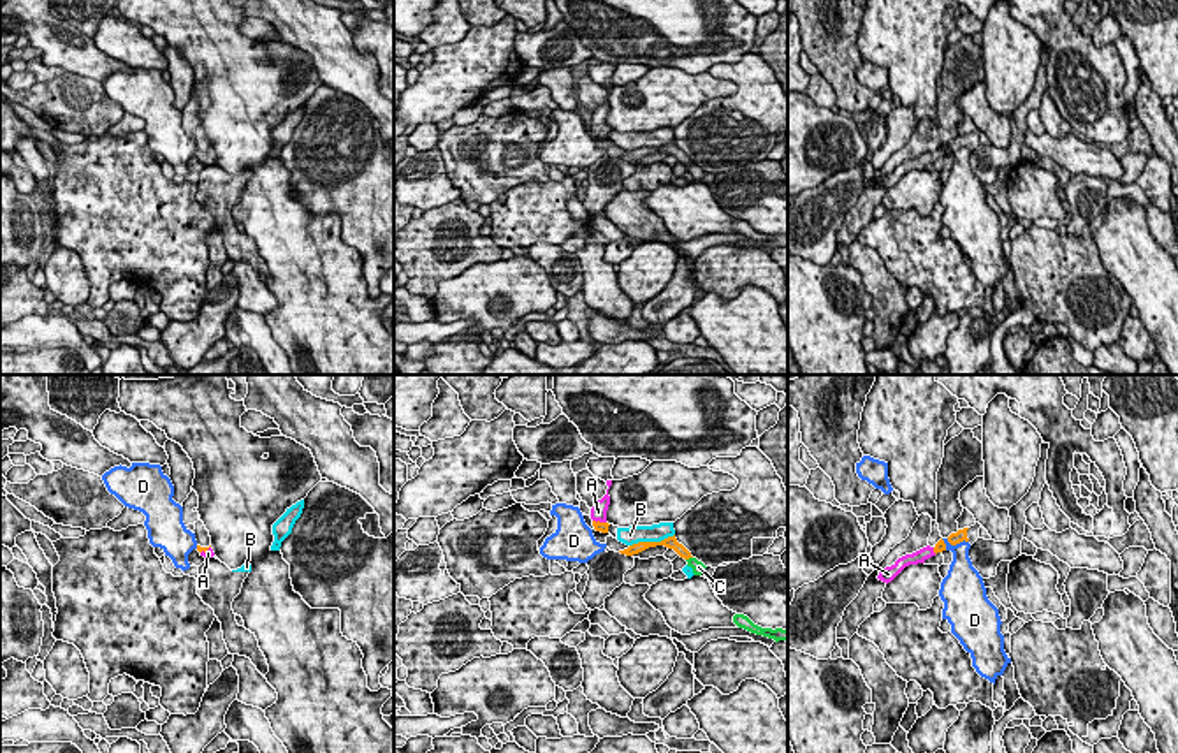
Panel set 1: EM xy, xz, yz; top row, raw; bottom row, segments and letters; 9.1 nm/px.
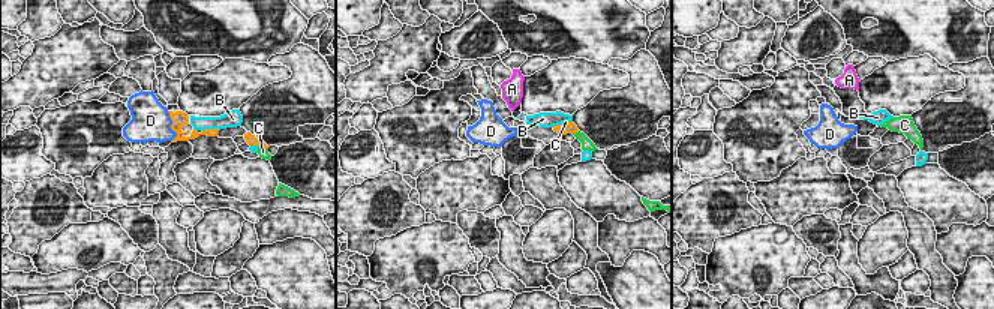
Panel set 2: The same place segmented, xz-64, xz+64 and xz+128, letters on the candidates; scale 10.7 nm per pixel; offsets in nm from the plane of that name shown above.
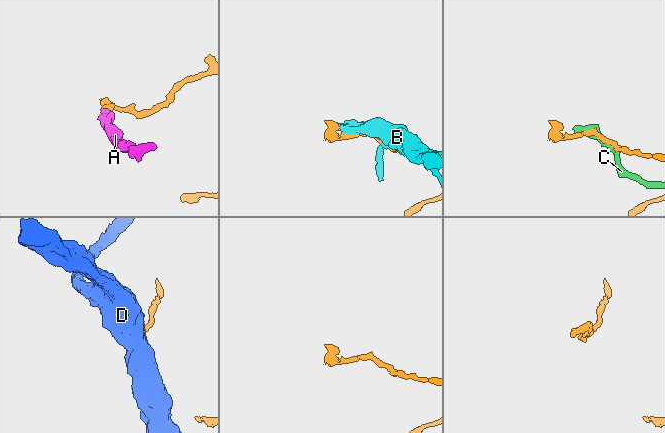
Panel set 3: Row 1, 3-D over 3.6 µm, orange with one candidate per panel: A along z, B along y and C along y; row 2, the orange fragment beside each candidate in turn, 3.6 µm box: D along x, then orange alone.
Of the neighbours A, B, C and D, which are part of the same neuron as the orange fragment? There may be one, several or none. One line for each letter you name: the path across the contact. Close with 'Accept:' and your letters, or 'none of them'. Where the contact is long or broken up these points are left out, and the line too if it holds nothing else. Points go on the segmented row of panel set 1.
A: Path across: xz (600, 526), (598, 521), (598, 512)
Accept: A

